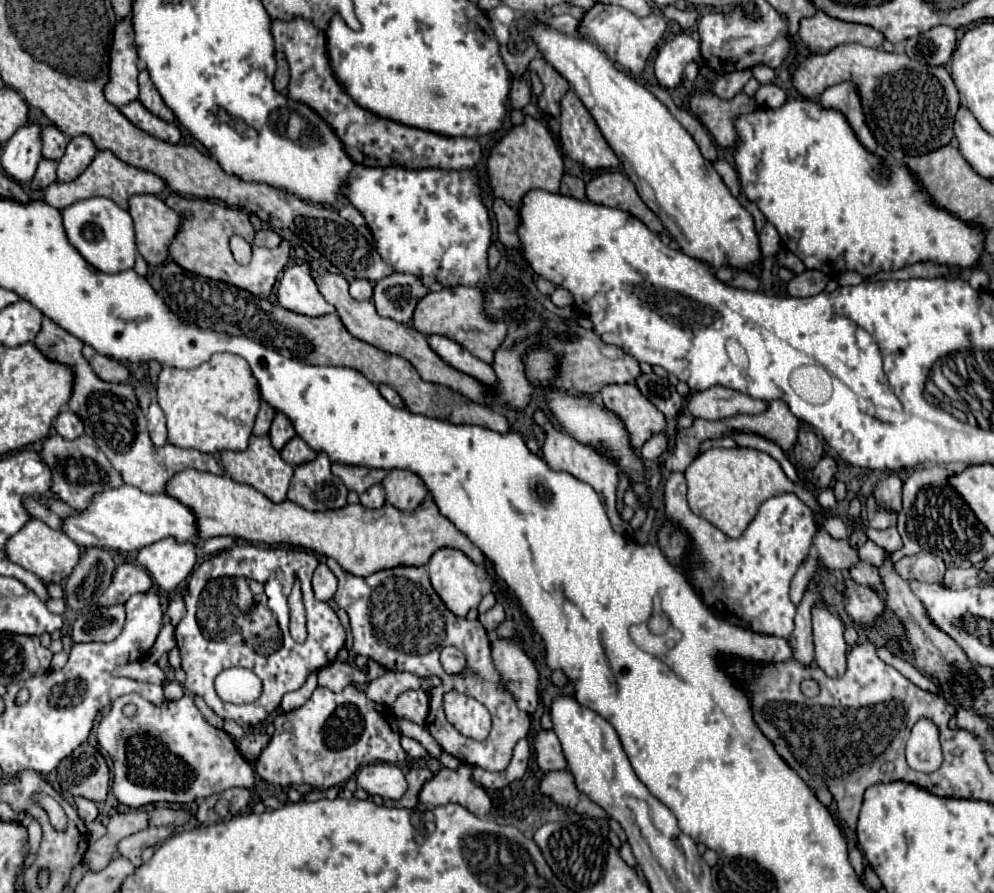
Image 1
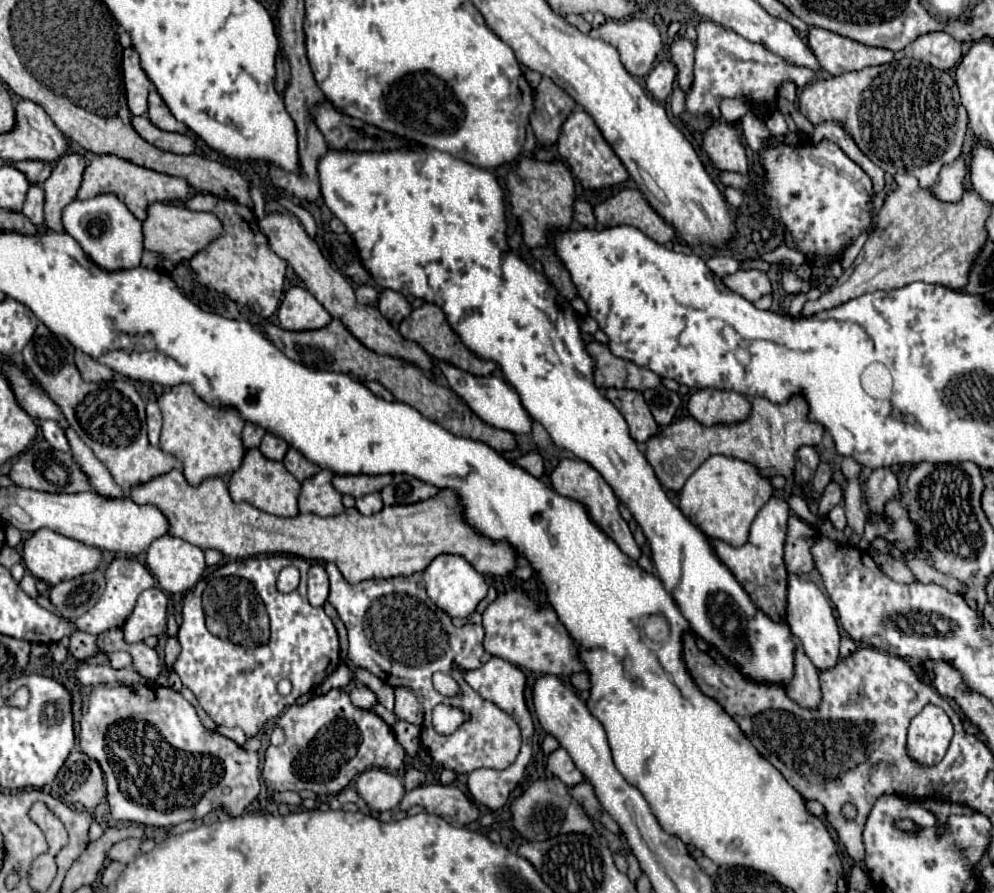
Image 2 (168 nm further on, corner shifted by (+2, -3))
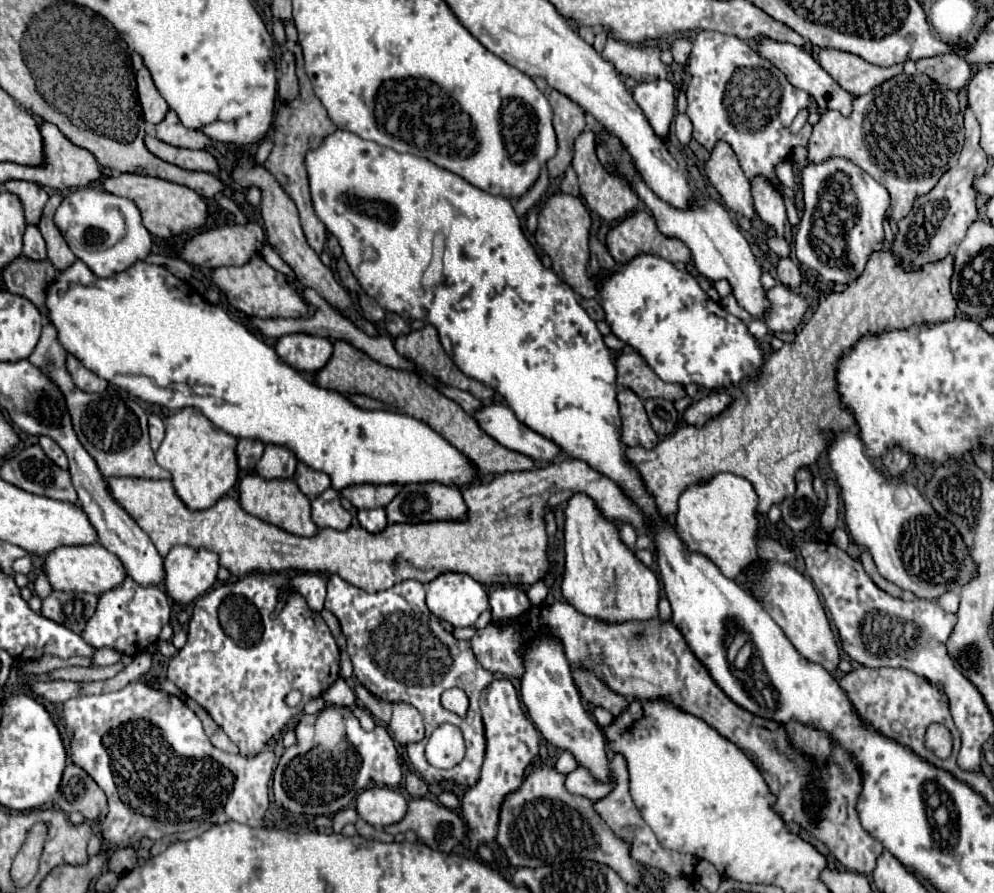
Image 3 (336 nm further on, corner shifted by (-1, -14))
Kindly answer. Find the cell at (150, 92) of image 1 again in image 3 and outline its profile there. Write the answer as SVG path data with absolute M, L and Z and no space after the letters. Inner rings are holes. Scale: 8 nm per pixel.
M168 111L166 119L156 125L156 137L168 145L186 149L204 149L210 143L210 137L202 131L184 127L174 111Z

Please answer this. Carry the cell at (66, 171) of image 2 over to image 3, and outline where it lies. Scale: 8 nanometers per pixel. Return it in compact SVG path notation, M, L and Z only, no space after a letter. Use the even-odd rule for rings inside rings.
M52 195L44 207L44 213L42 213L42 221L38 225L44 241L46 241L46 247L48 247L48 259L50 263L54 265L56 271L64 271L66 267L70 267L76 257L74 253L68 249L62 233L58 231L58 227L54 225L54 211L58 209L58 205L62 203L62 195Z

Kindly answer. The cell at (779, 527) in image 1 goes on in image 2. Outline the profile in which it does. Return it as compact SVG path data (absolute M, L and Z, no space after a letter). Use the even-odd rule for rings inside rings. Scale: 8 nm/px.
M771 498L757 514L749 538L743 546L733 548L721 540L711 540L711 546L719 560L733 572L739 584L745 588L753 604L763 610L771 620L783 622L787 612L787 568L783 560L785 540L787 540L787 520L789 520L789 504L783 498Z

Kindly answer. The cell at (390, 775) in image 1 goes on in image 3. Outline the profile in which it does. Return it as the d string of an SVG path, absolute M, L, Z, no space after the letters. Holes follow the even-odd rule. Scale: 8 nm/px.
M388 787L364 789L356 797L358 817L372 827L386 827L398 823L406 815L406 799L402 793Z

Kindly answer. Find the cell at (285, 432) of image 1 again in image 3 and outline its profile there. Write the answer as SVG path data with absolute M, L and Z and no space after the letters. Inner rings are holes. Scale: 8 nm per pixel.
M266 445L266 451L256 465L256 473L262 479L292 479L296 463L298 461L288 447Z

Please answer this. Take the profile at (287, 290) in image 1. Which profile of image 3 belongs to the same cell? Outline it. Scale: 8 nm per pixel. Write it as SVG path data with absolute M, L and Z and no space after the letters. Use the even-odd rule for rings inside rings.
M294 333L278 339L276 355L292 369L312 375L328 363L332 355L332 343L324 337Z

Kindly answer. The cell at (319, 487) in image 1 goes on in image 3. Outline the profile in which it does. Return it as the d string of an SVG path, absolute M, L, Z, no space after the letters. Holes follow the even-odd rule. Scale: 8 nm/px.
M326 489L318 499L312 501L312 521L324 529L332 527L336 531L346 531L352 525L352 515L342 507L336 489Z

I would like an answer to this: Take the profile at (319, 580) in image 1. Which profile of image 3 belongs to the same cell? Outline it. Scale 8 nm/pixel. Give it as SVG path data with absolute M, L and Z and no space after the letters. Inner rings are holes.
M316 573L292 575L290 581L288 581L288 585L286 585L286 589L284 589L284 593L288 589L298 591L306 599L306 603L308 603L308 607L312 611L318 611L318 613L322 611L324 599L326 599L326 579L324 577L320 577Z

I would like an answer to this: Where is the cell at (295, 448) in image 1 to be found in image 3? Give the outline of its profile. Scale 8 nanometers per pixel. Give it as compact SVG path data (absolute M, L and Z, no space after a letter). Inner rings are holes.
M298 463L296 467L296 475L294 475L296 485L300 487L300 491L314 501L318 495L322 495L322 491L326 491L330 487L330 477L322 471L314 471L310 467L306 467L304 463Z

